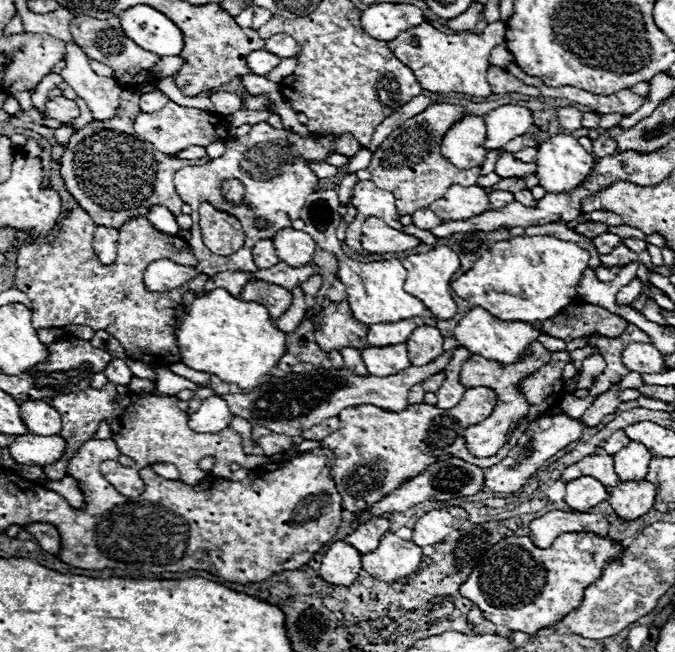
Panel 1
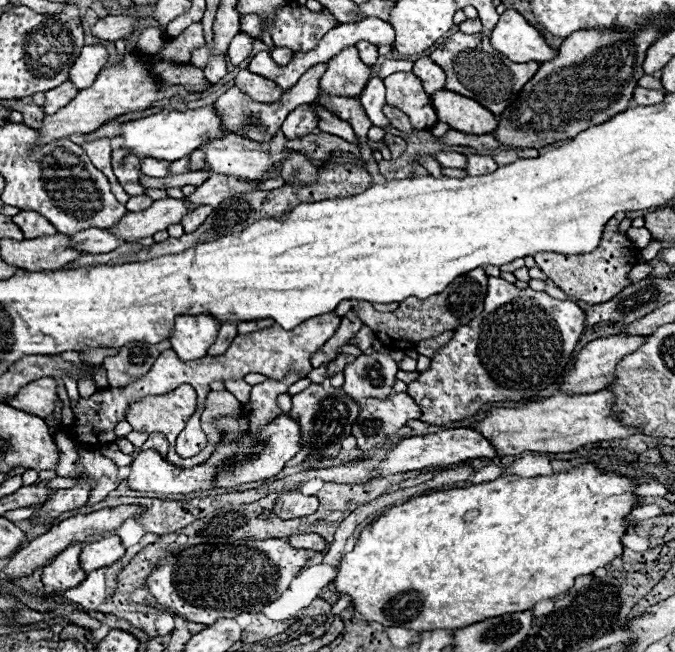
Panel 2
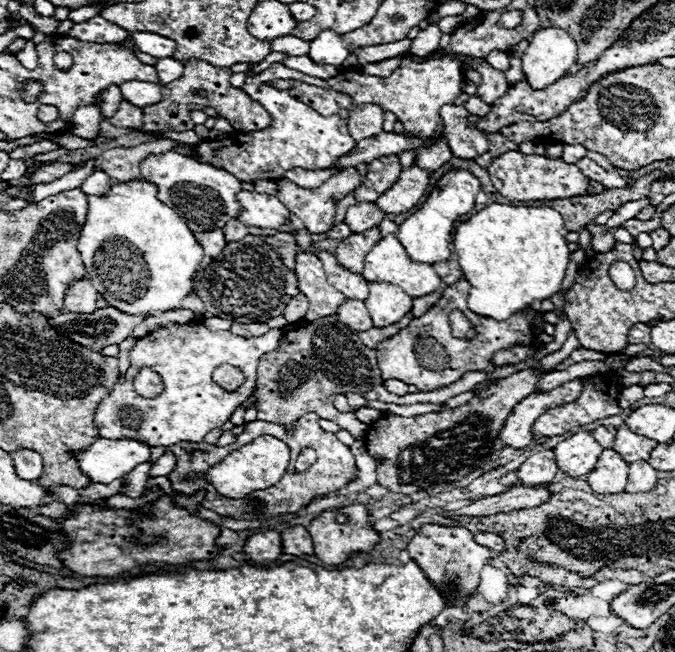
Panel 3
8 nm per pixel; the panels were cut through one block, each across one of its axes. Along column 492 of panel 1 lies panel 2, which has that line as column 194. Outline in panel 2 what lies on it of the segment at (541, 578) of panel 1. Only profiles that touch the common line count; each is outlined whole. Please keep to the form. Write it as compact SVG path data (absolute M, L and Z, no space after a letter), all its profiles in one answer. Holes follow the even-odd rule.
M268 538L268 540L234 540L228 544L198 544L192 548L182 550L180 554L168 556L160 560L150 576L146 578L146 590L148 590L148 604L160 610L170 610L172 614L210 626L214 620L222 616L238 616L242 612L260 612L266 604L280 598L282 592L290 588L292 578L304 568L308 558L314 552L310 550L296 550L290 548L284 538Z

